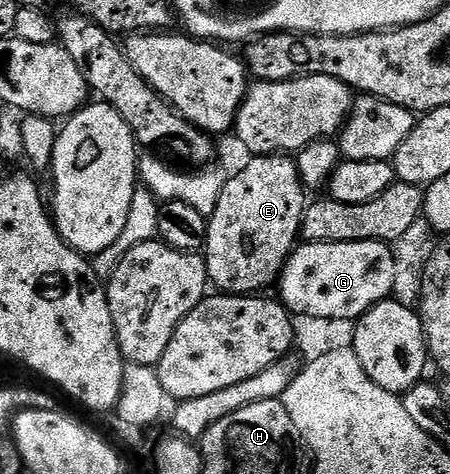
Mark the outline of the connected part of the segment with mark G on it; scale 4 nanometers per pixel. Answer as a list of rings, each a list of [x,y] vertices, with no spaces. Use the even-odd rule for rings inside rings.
[[[304,242],[297,245],[278,279],[279,301],[293,315],[326,317],[327,320],[355,320],[385,301],[395,288],[393,247],[386,242]]]

